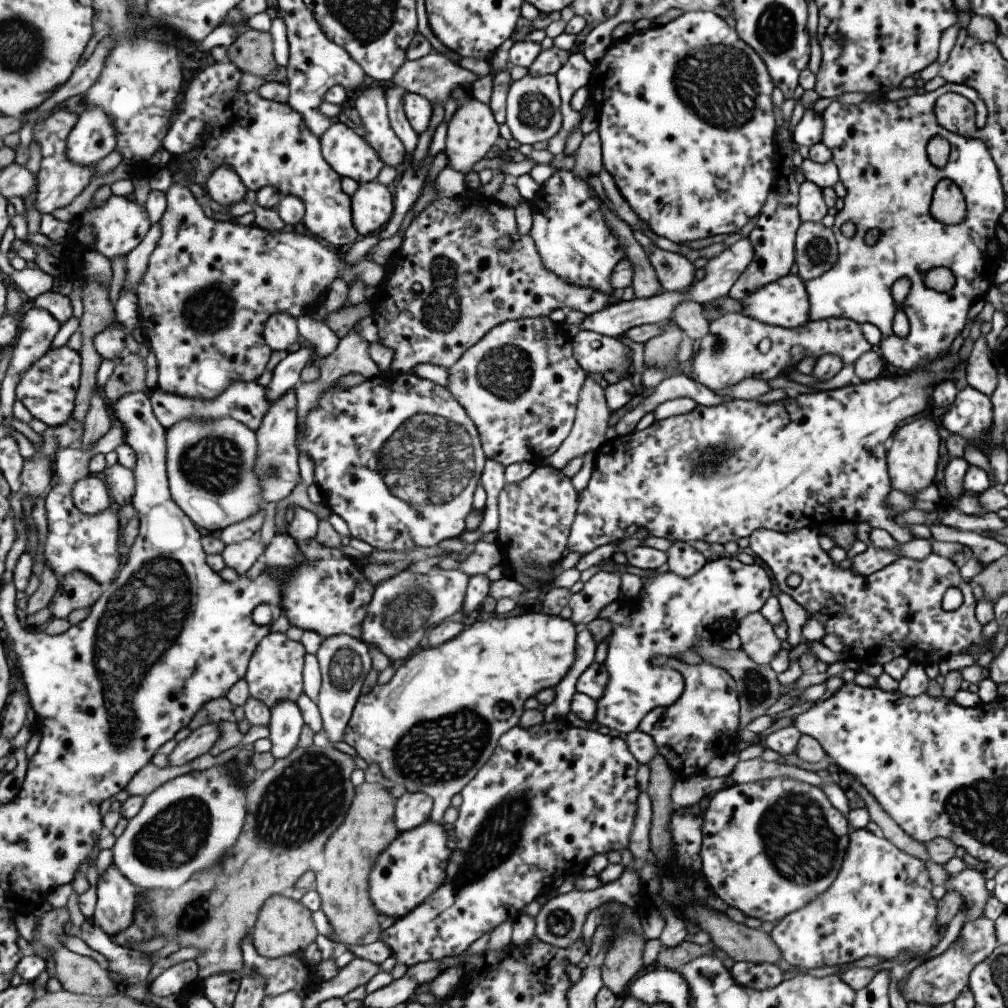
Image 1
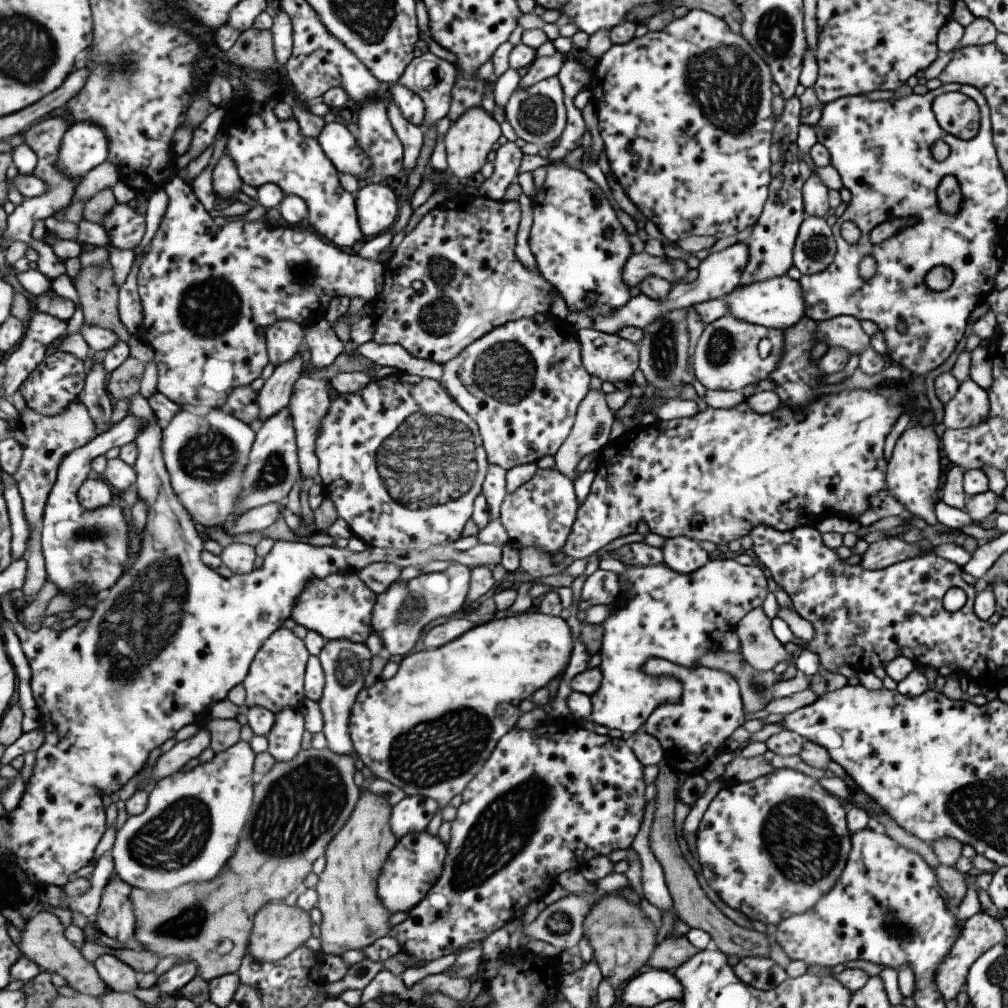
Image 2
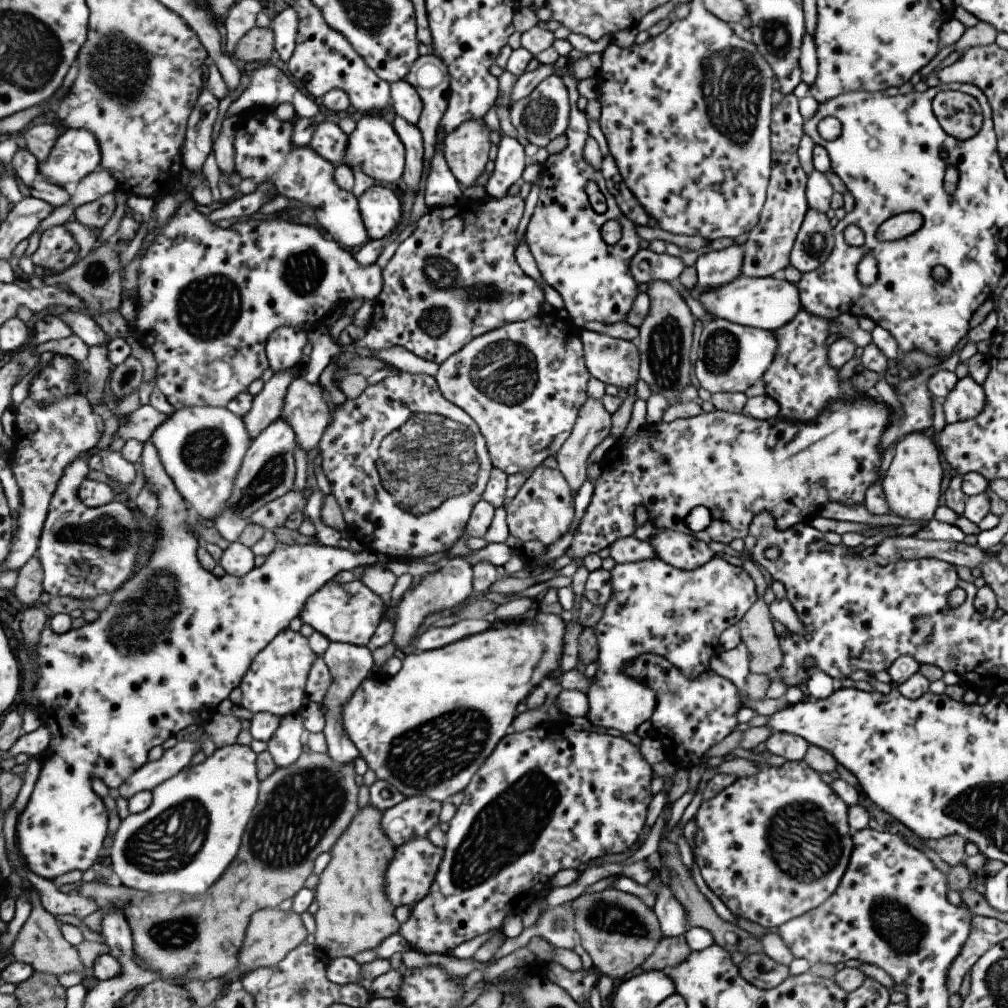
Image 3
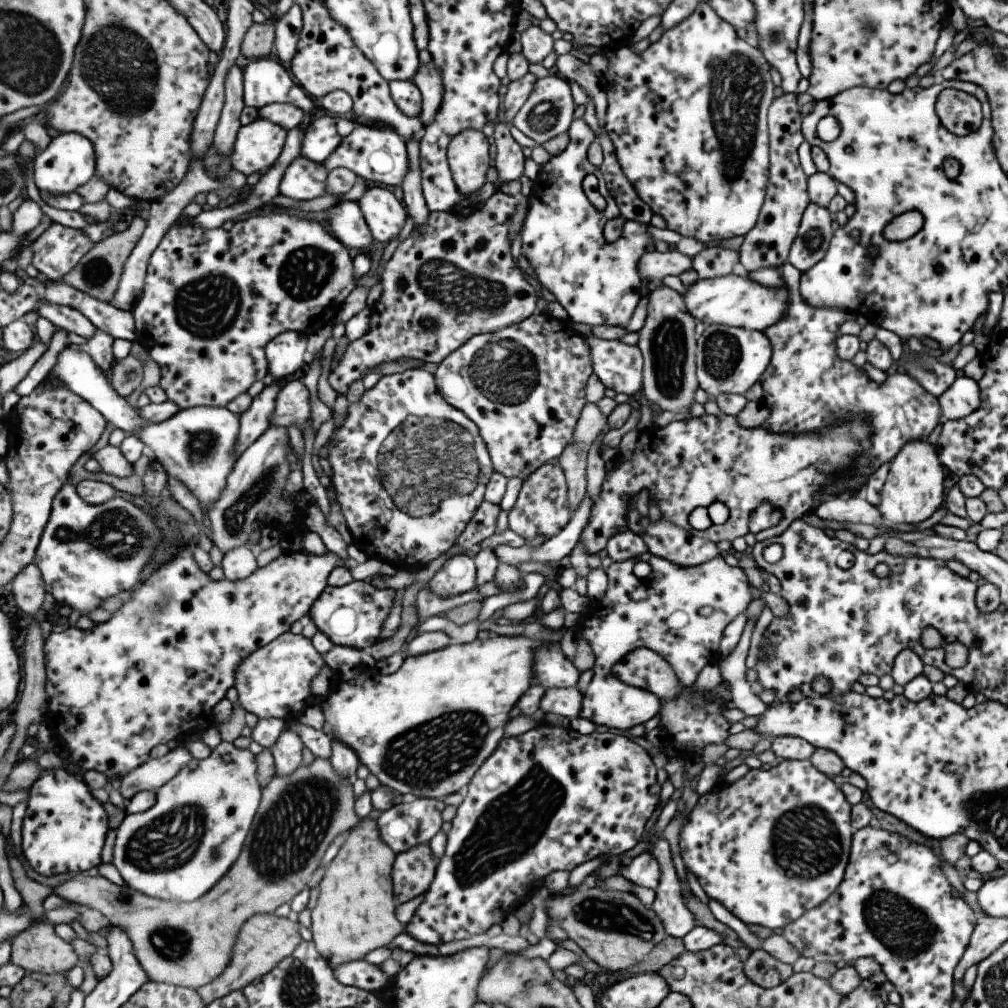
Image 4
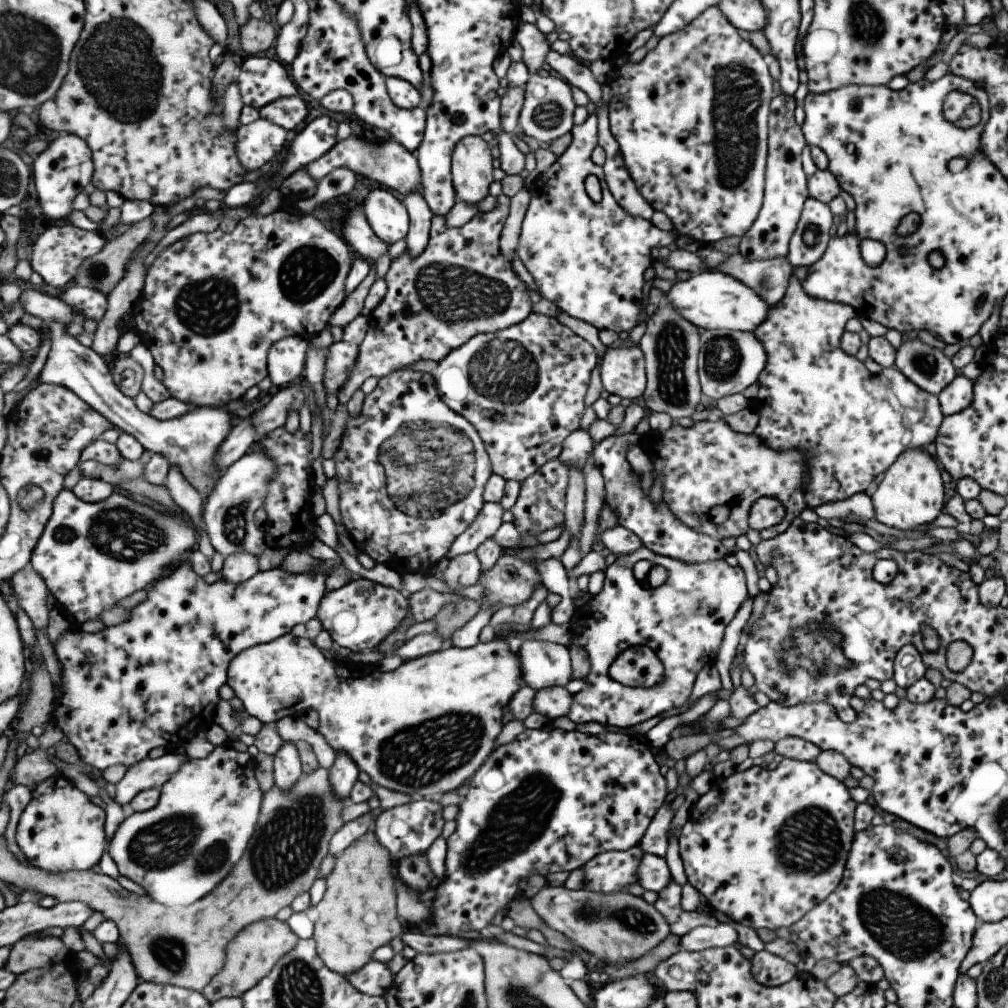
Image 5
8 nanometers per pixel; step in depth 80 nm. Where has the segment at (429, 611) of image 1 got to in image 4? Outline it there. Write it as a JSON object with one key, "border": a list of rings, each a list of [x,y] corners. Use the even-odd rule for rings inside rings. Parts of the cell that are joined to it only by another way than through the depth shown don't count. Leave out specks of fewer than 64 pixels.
{"border":[[[463,554],[454,555],[433,573],[426,588],[440,599],[459,597],[476,587],[475,577],[473,559]]]}

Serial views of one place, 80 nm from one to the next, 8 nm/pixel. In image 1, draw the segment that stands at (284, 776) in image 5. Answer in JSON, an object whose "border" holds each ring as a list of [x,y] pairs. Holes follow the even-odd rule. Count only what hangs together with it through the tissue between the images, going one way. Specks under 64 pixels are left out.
{"border":[[[285,699],[273,705],[269,726],[270,752],[275,759],[282,759],[290,755],[299,744],[301,728],[305,726],[303,713],[299,705],[292,700]]]}

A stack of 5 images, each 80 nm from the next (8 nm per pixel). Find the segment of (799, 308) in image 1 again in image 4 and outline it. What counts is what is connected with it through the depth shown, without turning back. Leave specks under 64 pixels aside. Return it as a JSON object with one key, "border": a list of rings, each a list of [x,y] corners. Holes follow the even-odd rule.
{"border":[[[729,273],[727,276],[710,279],[697,279],[689,287],[682,299],[689,314],[694,320],[703,324],[720,324],[730,327],[743,327],[749,330],[765,330],[774,325],[786,313],[788,307],[788,292],[783,287],[766,287],[747,275],[737,276]]]}

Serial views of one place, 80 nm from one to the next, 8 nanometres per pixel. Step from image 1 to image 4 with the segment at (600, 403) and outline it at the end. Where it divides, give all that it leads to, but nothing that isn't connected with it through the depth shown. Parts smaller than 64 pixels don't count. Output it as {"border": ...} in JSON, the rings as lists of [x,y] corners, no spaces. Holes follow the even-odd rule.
{"border":[[[585,403],[579,413],[569,442],[563,447],[558,456],[558,466],[563,471],[566,482],[566,497],[570,511],[573,514],[574,509],[580,500],[586,494],[586,454],[589,447],[595,442],[595,439],[603,432],[607,432],[606,416],[600,411],[596,403]]]}

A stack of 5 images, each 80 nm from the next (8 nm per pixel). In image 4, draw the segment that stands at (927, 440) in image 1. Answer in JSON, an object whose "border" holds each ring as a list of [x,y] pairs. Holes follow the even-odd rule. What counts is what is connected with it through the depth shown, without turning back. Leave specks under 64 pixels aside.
{"border":[[[923,439],[906,442],[889,463],[889,470],[881,488],[880,502],[876,506],[885,520],[885,525],[890,526],[897,524],[897,522],[915,525],[917,522],[927,520],[935,510],[941,507],[943,500],[943,485],[941,483],[945,477],[942,470],[943,466],[939,462],[934,447]]]}

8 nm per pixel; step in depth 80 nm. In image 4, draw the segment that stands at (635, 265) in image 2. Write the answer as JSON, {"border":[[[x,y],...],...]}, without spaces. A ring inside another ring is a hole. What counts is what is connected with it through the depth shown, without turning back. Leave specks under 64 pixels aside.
{"border":[[[653,249],[651,252],[643,251],[636,264],[636,269],[641,280],[660,283],[663,276],[677,276],[685,270],[692,268],[691,257],[683,255],[678,251],[668,250],[658,252]]]}

